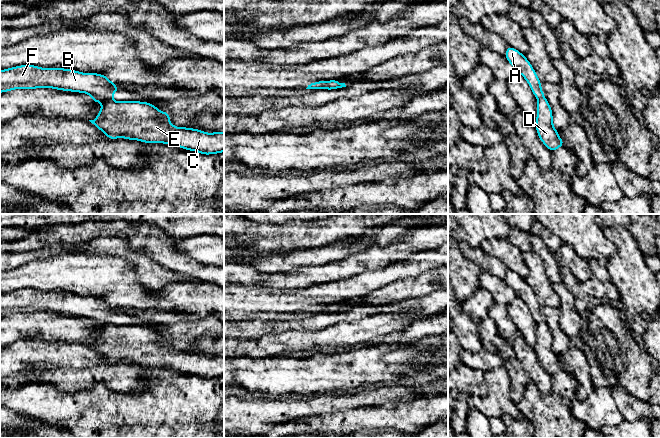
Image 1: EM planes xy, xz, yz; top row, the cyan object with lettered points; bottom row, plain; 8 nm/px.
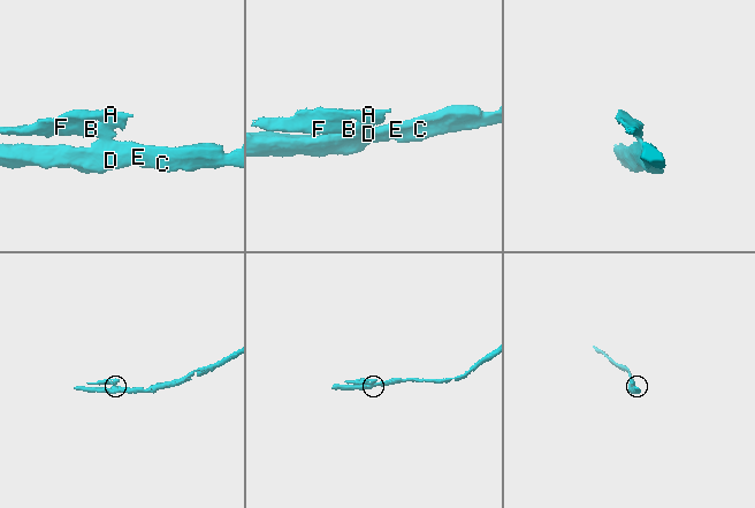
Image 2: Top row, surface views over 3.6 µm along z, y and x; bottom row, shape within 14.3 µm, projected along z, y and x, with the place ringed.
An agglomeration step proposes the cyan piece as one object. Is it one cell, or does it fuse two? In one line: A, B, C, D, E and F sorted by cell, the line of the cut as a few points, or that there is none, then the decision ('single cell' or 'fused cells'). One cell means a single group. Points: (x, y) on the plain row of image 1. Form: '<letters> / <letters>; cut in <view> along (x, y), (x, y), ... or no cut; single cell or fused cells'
A B F / C D E; cut in xy along (92, 319), (98, 322), (111, 323); fused cells

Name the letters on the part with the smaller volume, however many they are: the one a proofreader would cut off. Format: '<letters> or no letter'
A, B, F

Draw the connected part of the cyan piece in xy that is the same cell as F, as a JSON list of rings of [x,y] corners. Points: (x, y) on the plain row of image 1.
[[[31,288],[0,294],[0,317],[16,313],[51,312],[112,323],[119,311],[98,297],[82,297],[66,292],[42,292]]]

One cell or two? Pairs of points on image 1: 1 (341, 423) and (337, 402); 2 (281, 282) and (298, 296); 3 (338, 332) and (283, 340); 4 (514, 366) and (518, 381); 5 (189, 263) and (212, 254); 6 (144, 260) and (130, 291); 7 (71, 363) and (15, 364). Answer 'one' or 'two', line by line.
1: two
2: two
3: one
4: one
5: two
6: two
7: one

